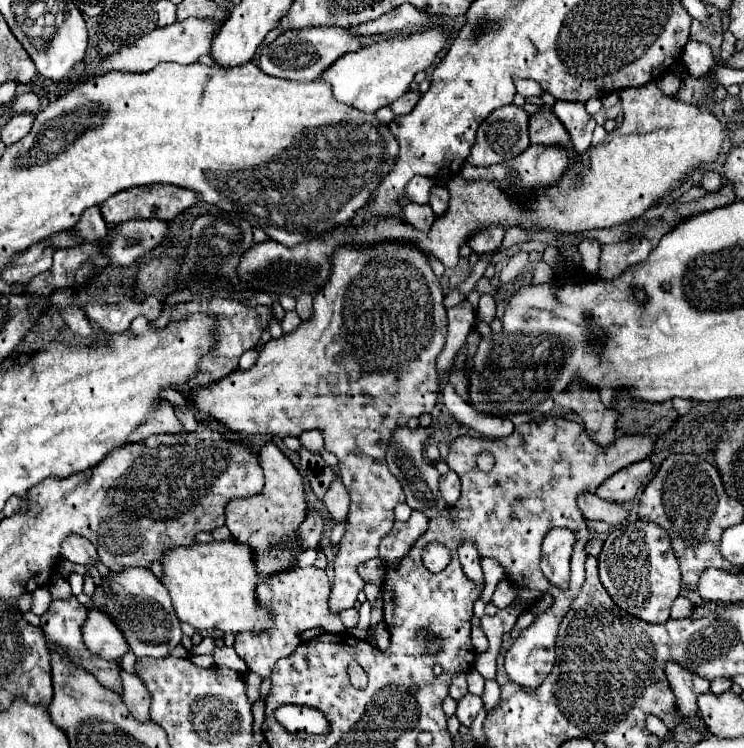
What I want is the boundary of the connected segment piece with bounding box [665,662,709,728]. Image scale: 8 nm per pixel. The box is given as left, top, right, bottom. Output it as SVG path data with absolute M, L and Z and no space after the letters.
M669 662L665 668L665 674L669 676L671 690L677 698L677 708L681 716L689 722L691 728L697 728L699 712L697 712L697 698L705 692L709 692L709 682L701 680L699 676L693 676L693 672L677 668L677 664Z

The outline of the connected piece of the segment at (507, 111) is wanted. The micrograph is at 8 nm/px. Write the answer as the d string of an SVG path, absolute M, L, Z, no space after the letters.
M509 104L509 106L493 110L477 130L477 140L467 156L467 162L473 166L493 166L493 164L505 162L509 158L515 158L517 154L527 150L527 146L531 144L529 132L527 132L527 122L529 122L529 114L519 106Z

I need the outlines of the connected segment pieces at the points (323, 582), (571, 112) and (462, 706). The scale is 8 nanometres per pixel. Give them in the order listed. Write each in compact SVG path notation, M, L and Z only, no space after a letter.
M293 566L289 570L277 572L273 576L267 576L265 580L261 580L259 586L257 586L257 598L267 608L273 608L275 626L273 626L271 632L261 634L261 636L257 636L257 634L237 634L235 644L233 644L237 656L247 664L247 668L251 672L259 674L261 678L271 678L275 662L279 658L289 656L289 652L293 652L301 644L299 634L303 630L323 626L325 632L333 632L333 634L343 632L345 626L339 620L339 614L329 610L329 594L331 594L329 578L327 578L325 570L319 570L315 566L309 566L309 568Z
M555 102L553 106L555 116L563 122L565 130L571 136L571 144L575 148L575 152L581 156L587 152L587 148L591 146L591 138L593 138L593 130L595 130L595 120L591 114L587 114L583 104L577 102Z
M465 694L465 696L457 702L457 718L459 718L459 722L469 728L481 708L483 708L483 702L481 702L479 696L475 696L475 694Z

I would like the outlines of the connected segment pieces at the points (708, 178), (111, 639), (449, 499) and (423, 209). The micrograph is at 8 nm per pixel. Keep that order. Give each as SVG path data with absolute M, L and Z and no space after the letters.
M705 172L701 178L701 186L707 192L717 192L723 186L723 176L719 172Z
M99 610L89 612L89 620L83 628L83 638L93 654L105 656L107 660L119 660L125 652L129 652L129 644L119 632L117 624Z
M447 472L445 476L439 478L439 488L441 488L441 496L447 504L455 504L459 500L459 492L461 492L461 486L459 486L459 478L455 472Z
M409 202L405 208L403 208L403 218L407 222L411 222L417 230L421 232L427 232L435 220L435 214L433 210L429 208L429 204L413 204Z

